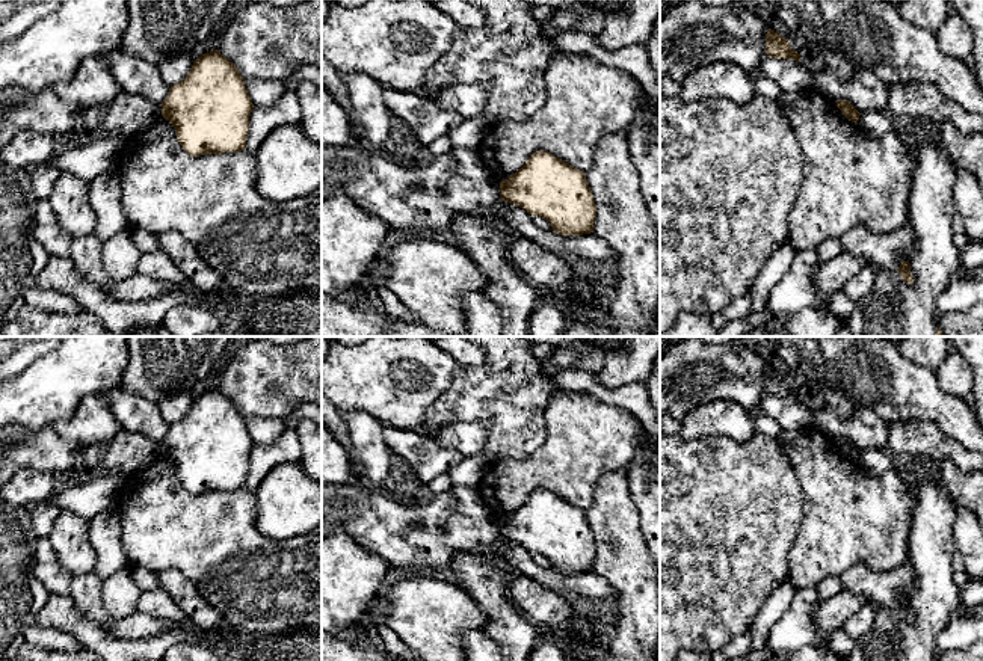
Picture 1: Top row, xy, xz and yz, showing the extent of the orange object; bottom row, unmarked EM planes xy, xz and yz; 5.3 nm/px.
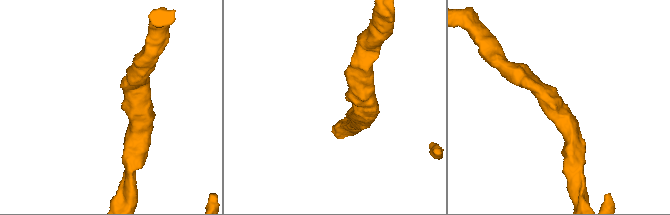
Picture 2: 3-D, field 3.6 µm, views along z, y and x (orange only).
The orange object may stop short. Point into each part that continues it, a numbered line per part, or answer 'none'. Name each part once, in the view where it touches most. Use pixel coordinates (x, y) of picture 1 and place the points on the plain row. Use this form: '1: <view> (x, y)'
none

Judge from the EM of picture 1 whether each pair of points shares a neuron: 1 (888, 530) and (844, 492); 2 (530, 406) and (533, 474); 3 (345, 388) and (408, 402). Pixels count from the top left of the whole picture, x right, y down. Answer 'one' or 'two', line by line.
1: one
2: two
3: one

